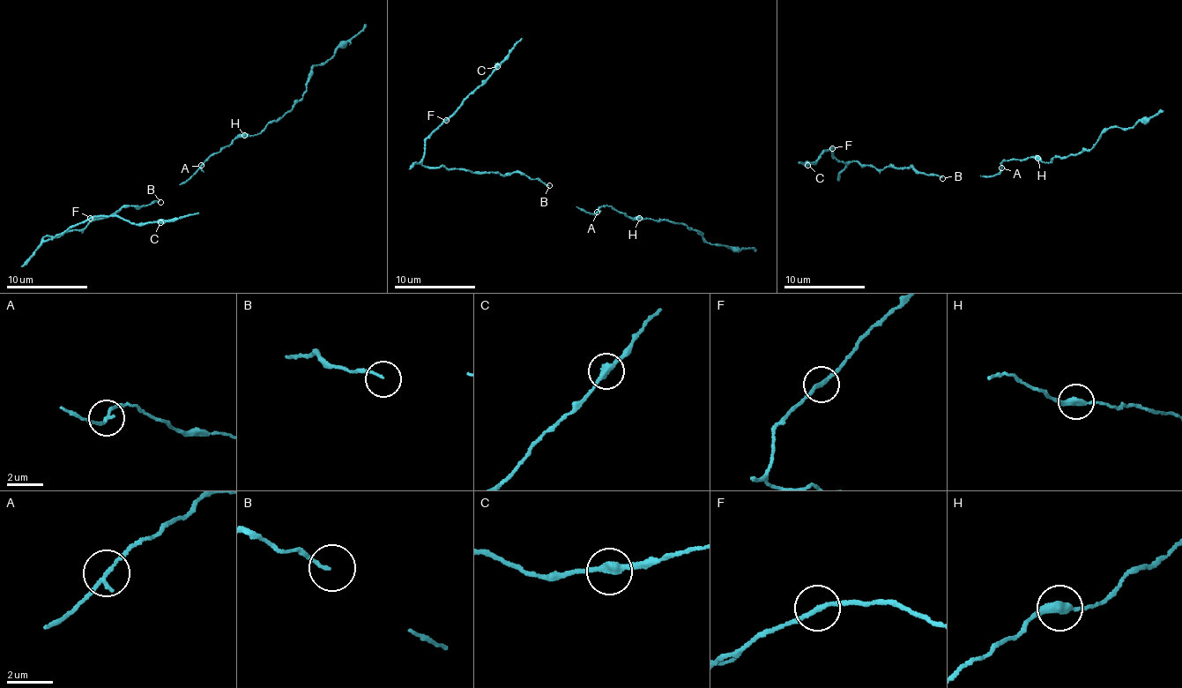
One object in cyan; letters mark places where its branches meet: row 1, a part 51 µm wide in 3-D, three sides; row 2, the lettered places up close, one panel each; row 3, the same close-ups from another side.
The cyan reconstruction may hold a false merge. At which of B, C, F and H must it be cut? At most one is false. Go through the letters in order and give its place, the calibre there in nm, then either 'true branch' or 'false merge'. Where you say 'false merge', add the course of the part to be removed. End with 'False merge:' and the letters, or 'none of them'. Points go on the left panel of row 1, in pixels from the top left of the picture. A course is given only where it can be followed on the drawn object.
B: at (160, 202); 130 nm thick; true branch
C: at (160, 222); 320 nm thick; true branch
F: at (90, 218); 200 nm thick; true branch
H: at (244, 135); 320 nm thick; true branch
False merge: none of them

